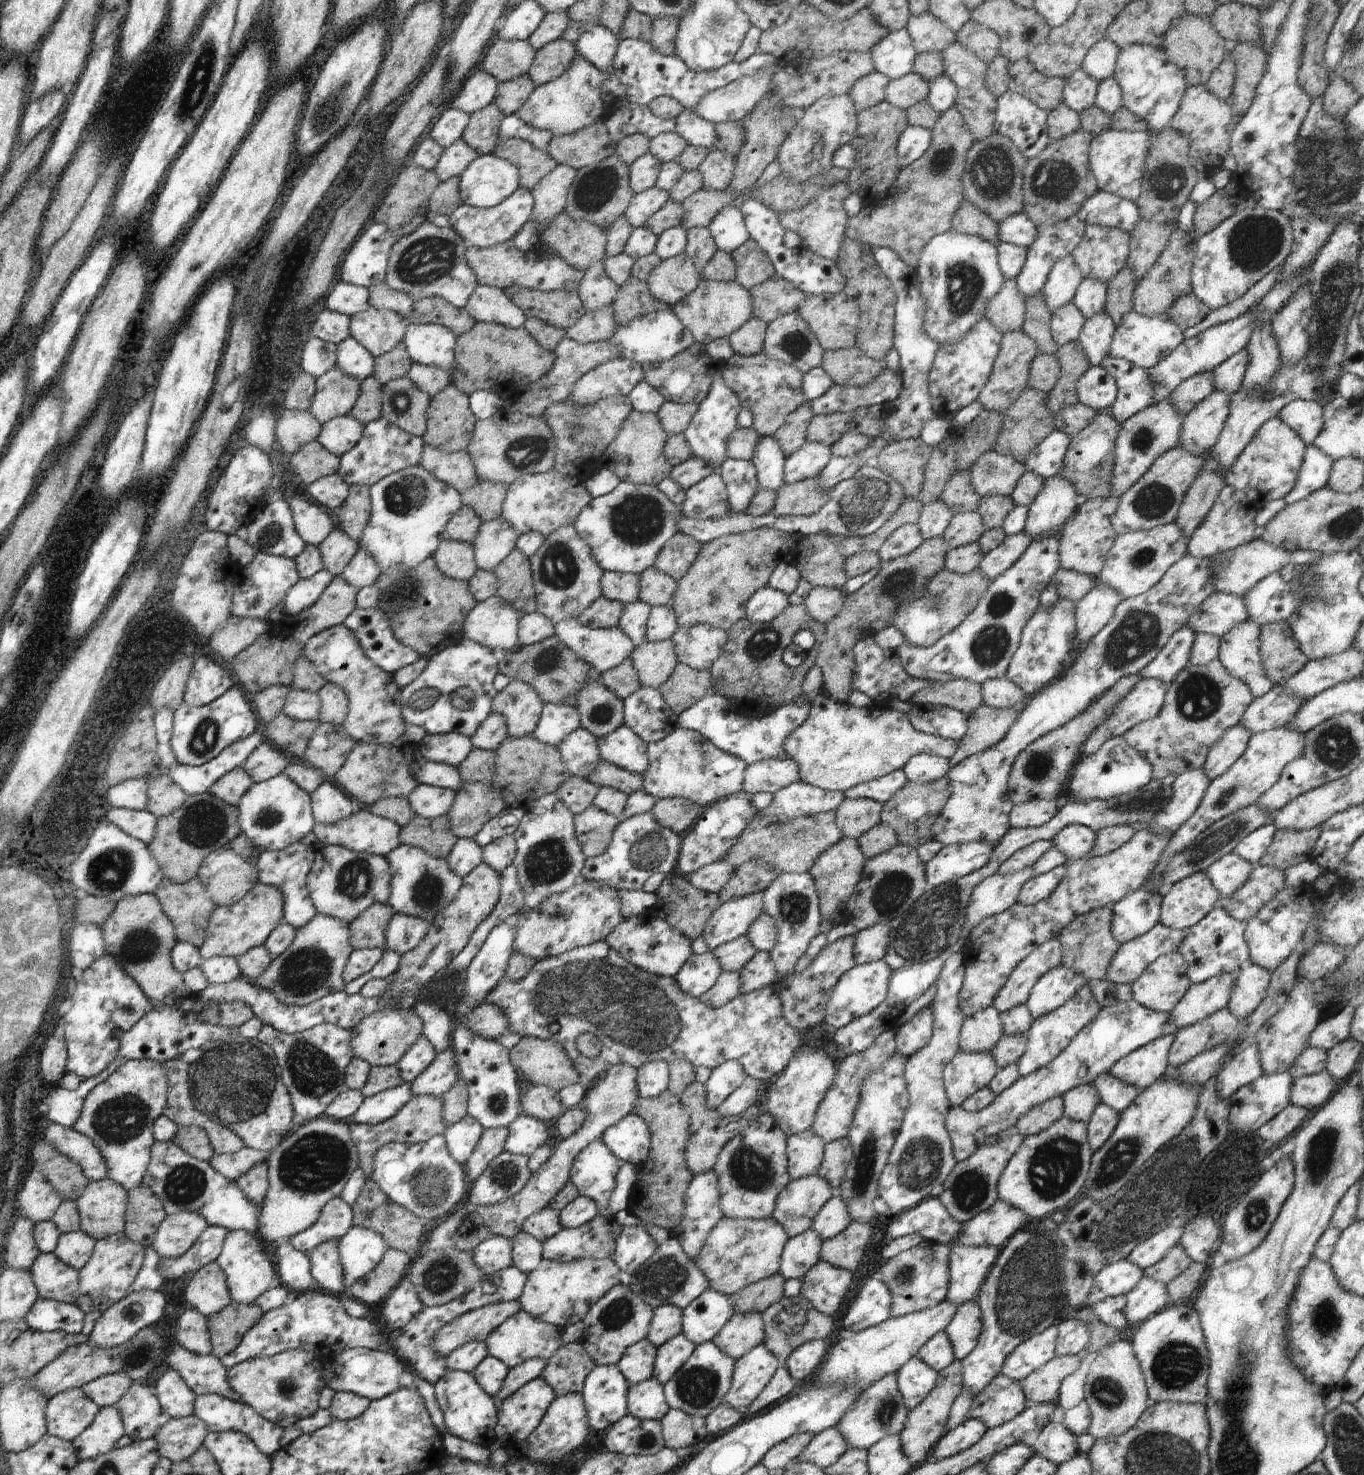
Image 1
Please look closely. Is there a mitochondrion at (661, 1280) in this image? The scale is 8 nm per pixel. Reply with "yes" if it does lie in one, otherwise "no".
yes

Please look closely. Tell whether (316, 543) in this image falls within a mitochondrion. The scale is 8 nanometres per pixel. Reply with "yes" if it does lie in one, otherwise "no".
no

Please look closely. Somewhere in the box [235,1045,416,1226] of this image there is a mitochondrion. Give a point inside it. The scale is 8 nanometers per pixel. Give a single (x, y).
(316, 1162)

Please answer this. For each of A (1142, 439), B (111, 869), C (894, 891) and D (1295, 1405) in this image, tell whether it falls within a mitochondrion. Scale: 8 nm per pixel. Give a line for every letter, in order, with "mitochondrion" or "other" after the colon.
A: mitochondrion
B: mitochondrion
C: mitochondrion
D: other

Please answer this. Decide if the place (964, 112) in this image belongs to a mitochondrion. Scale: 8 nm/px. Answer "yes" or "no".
no

